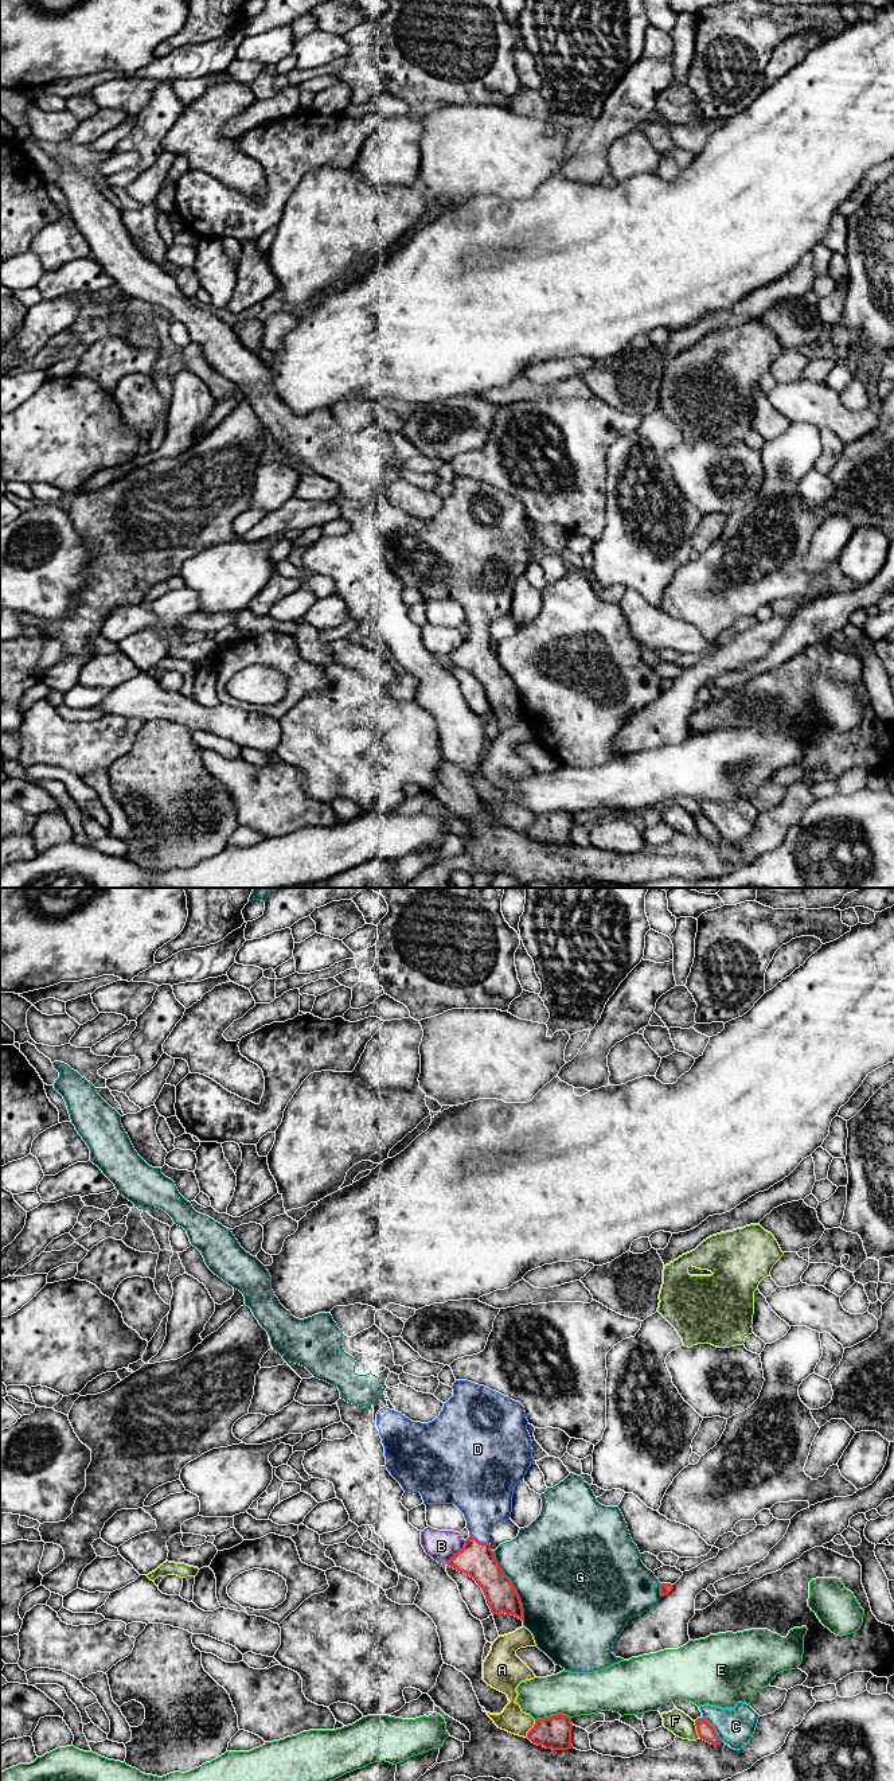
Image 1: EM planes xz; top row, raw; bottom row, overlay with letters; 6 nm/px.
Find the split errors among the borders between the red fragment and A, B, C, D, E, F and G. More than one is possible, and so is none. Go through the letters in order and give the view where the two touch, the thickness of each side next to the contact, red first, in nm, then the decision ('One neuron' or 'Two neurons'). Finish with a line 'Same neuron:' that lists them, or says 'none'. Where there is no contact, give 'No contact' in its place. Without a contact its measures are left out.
A: Touches red in xz. Thickness 190 nm (red) against 160 nm. Two neurons
B: Touches red in xz. Thickness 220 nm (red) against 180 nm. Two neurons
C: Touches red in xz. Thickness 100 nm (red) against 220 nm. Two neurons
D: Touches red in xz. Thickness 220 nm (red) against 300 nm. One neuron
E: Touches red in xz. Thickness 190 nm (red) against 260 nm. Two neurons
F: Touches red in xz. Thickness 100 nm (red) against 140 nm. Two neurons
G: Touches red in xz. Thickness 200 nm (red) against 480 nm. Two neurons
Same neuron: D

